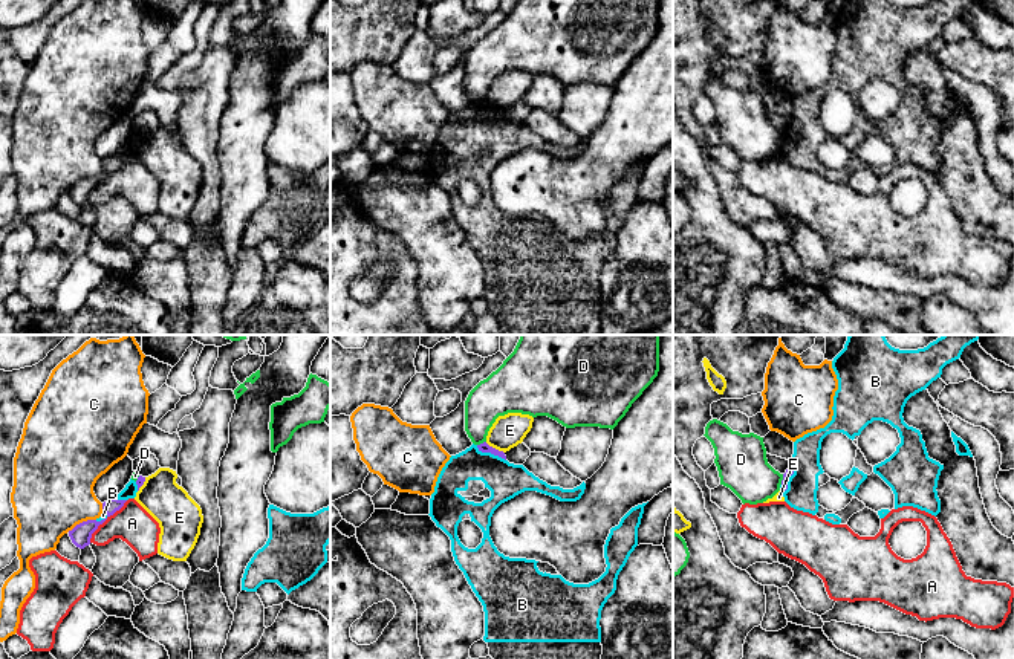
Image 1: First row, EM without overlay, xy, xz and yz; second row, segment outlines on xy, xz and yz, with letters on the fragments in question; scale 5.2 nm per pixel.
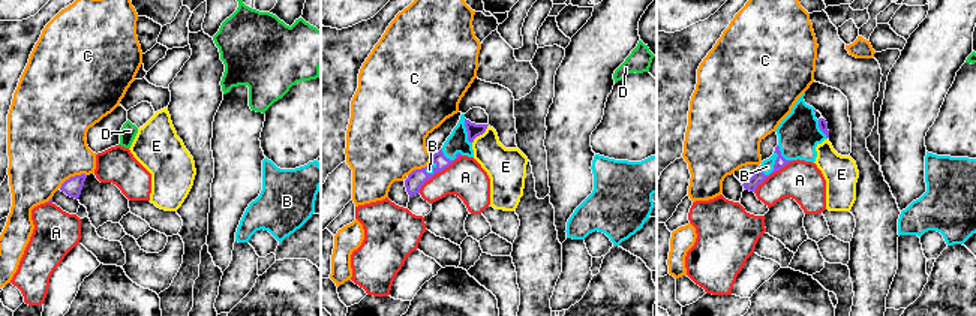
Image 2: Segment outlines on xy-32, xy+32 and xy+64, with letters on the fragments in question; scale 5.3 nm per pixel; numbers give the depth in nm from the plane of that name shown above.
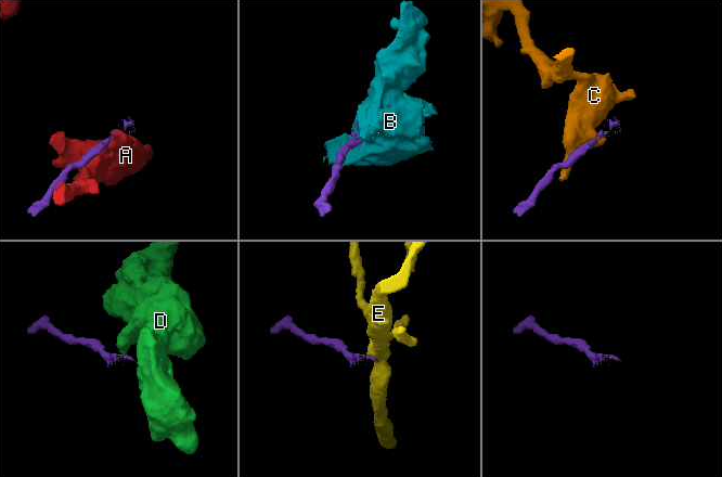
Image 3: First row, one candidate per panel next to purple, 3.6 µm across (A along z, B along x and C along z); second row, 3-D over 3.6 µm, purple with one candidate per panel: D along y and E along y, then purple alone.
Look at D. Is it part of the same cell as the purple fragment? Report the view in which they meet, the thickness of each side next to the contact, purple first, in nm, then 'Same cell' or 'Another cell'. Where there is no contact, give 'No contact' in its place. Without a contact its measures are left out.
Touches purple in yz. Thickness 50 nm (purple) against 260 nm. Another cell

